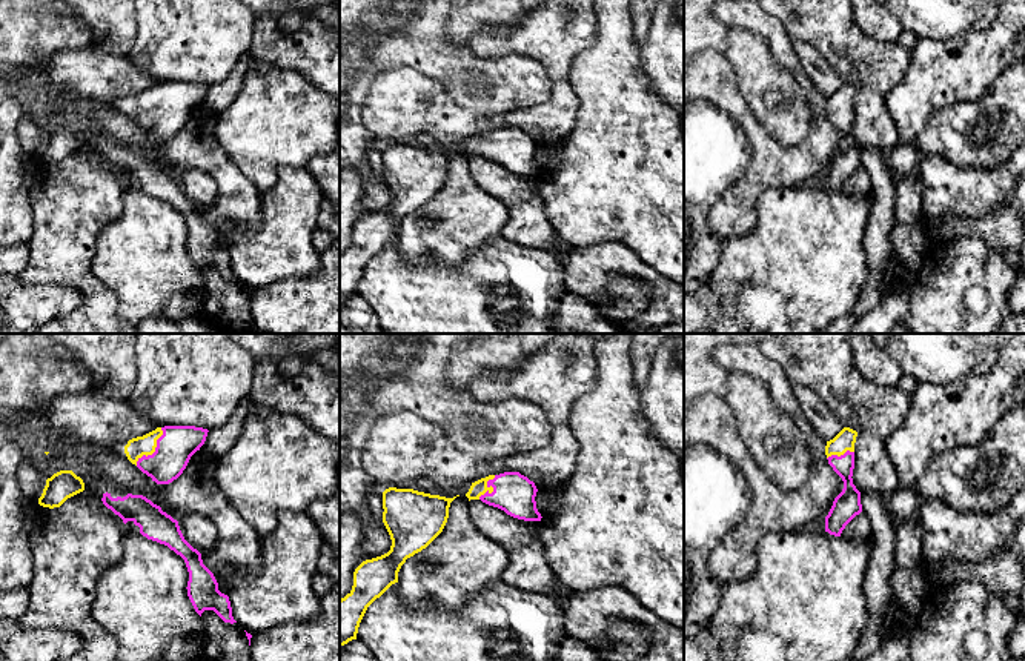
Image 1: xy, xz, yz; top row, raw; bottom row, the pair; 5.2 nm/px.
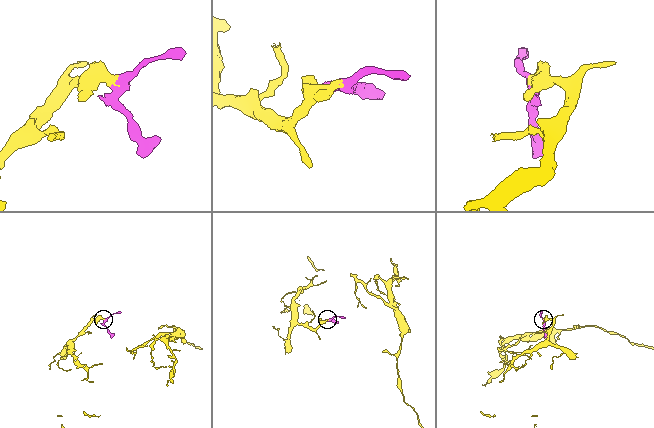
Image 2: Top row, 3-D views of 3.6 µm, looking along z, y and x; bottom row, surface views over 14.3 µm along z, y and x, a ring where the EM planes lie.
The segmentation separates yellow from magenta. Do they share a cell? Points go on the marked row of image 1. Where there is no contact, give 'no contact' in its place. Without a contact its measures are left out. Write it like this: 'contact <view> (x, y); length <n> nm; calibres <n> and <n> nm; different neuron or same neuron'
contact xy (154, 449); length 240 nm; calibres 110 and 190 nm; same neuron

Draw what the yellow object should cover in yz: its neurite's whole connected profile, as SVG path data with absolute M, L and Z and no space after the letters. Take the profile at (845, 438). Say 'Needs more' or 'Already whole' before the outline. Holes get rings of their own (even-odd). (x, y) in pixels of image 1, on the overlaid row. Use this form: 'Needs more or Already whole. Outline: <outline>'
Needs more. Outline: M844 427L833 440L827 441L825 455L828 464L842 478L844 489L834 498L825 517L825 532L841 536L845 526L862 512L861 492L853 484L854 443L857 432Z

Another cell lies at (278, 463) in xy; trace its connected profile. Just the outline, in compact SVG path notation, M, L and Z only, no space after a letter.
M252 404L240 438L217 458L215 483L240 513L260 535L275 530L281 510L306 512L317 498L340 490L340 443L323 437L301 418Z

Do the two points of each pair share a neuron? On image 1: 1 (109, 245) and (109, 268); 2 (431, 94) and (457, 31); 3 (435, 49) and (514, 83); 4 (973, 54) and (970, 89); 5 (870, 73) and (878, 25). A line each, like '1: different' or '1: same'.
1: same
2: different
3: same
4: same
5: different

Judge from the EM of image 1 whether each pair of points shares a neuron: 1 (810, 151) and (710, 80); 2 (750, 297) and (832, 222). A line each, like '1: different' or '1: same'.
1: same
2: same

